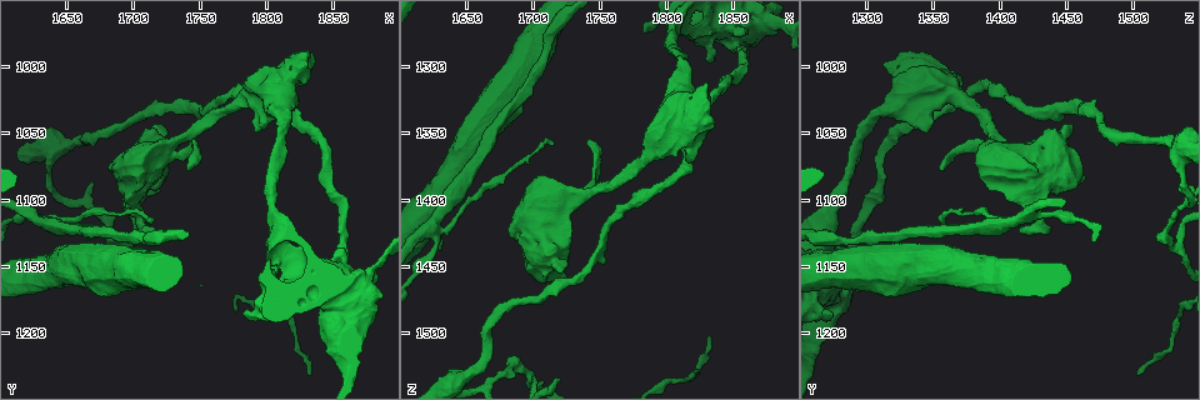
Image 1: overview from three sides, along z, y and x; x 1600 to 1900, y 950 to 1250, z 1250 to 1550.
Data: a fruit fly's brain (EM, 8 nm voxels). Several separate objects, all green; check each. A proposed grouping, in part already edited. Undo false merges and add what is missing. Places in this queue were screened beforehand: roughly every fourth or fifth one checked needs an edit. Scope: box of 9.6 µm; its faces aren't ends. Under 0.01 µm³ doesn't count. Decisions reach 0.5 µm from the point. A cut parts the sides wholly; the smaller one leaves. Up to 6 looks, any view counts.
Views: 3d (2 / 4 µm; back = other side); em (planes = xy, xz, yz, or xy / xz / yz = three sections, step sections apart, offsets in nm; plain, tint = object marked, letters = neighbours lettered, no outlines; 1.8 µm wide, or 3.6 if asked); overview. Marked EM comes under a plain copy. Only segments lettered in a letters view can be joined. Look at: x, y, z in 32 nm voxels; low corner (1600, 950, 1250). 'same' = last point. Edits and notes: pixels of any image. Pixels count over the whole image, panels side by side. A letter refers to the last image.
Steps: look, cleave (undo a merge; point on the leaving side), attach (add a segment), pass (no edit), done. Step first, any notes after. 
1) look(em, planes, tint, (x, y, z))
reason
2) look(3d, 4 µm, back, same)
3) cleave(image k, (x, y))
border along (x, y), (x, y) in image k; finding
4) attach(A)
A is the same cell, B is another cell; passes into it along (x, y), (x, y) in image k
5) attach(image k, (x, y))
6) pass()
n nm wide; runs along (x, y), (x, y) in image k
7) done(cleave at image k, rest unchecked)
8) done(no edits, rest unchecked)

look(3d, 4 µm, (1788, 1022, 1364))
side arm on a straight run

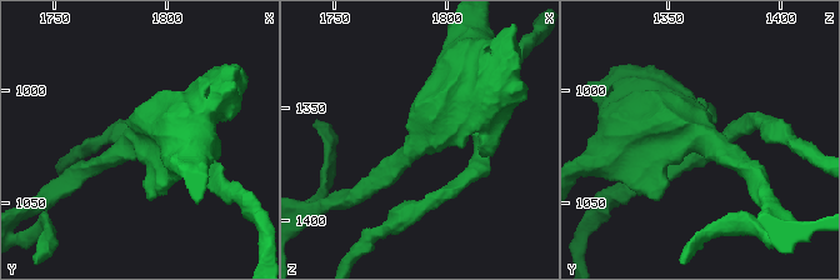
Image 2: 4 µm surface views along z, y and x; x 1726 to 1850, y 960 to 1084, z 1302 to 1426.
look(em, 3.6 µm, yz, step 4, tint, (1789, 1021, 1365))
3 arms; arms of 260, 260, 750 nm

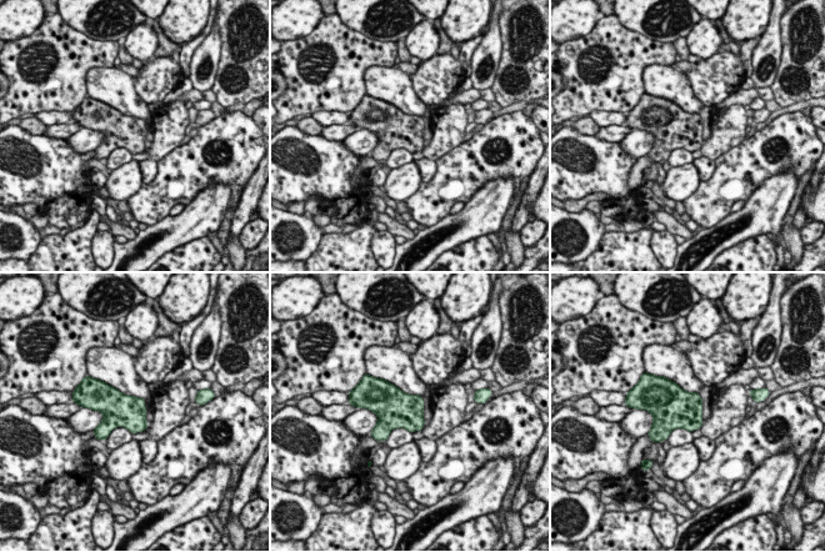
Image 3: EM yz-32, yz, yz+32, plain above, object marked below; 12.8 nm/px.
look(em, 3.6 µm, planes, letters, same)
another direction

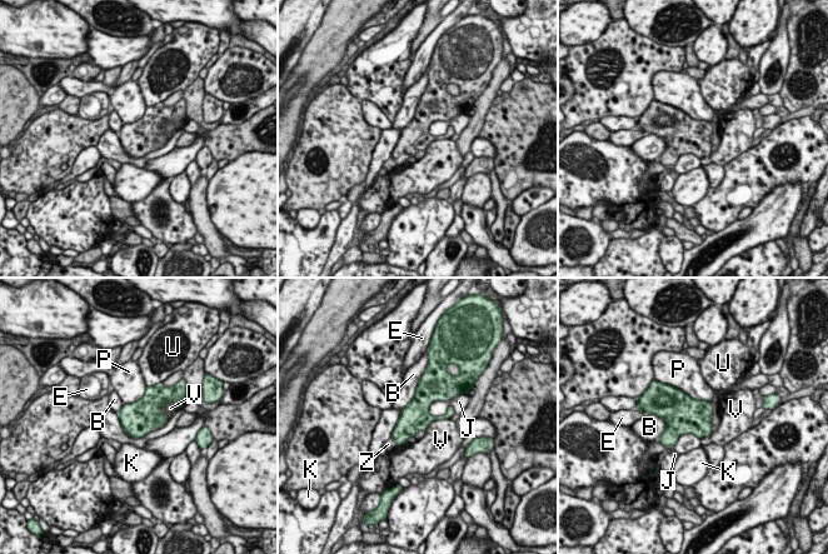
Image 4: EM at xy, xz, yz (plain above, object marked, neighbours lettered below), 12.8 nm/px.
pass()
B, E, J, K, P, U, V and Z are other cells; border along (173, 399), (161, 405), (166, 419) in image 4; all the same neuron

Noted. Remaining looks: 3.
look(3d, 4 µm, (1714, 1124, 1412))

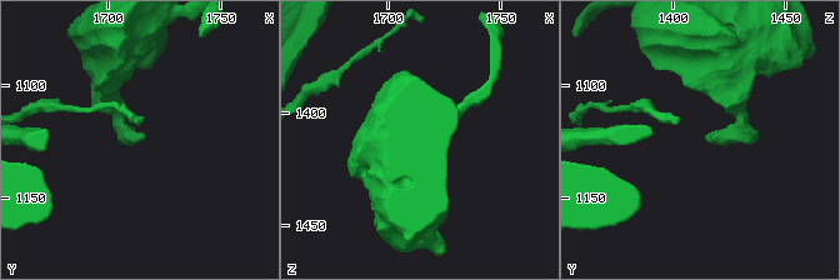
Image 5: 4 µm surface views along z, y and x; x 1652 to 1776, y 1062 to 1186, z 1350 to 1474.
look(em, planes, letters, (1715, 1123, 1414))

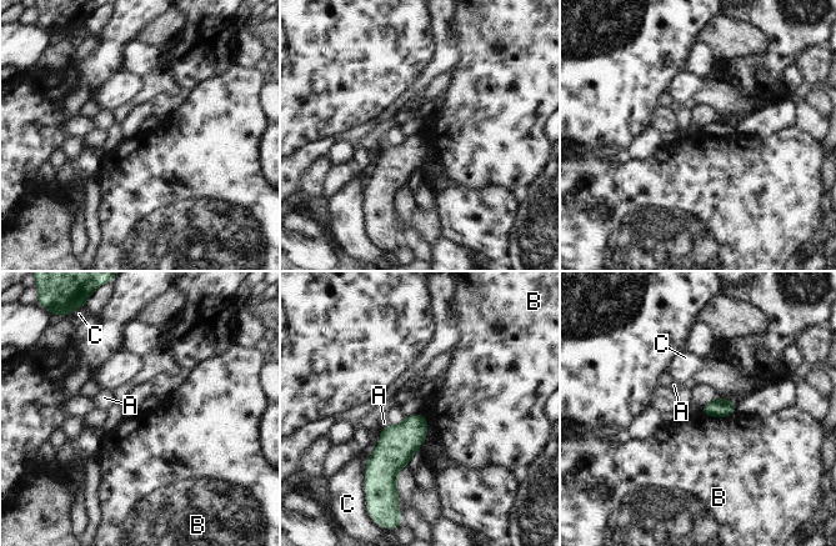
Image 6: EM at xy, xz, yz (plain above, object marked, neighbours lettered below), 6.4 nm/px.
pass()
A, B and C are other cells; border along (421, 412), (426, 439), (419, 447) in image 6; none of them fits

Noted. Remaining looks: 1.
look(em, planes, letters, (1782, 1190, 1274))
free end

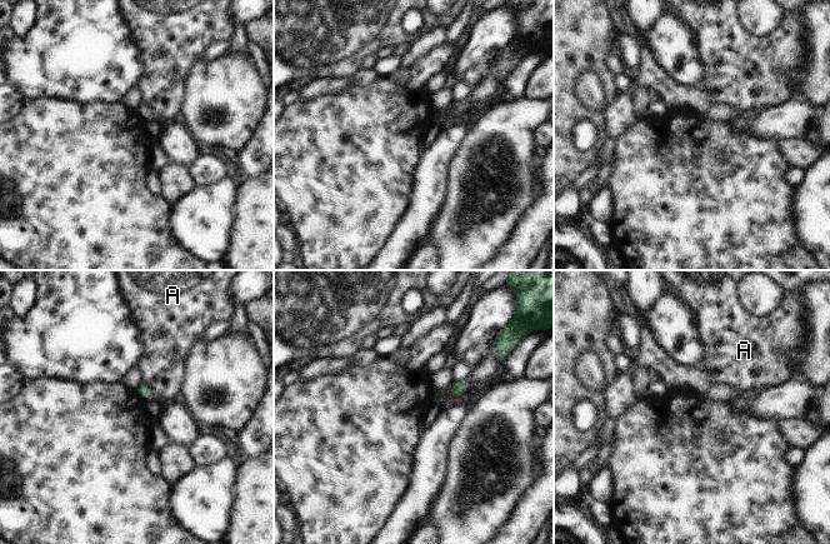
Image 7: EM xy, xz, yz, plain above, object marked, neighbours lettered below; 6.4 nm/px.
pass()
A is another cell; border along (141, 382), (149, 388), (153, 398) in image 7; no lettered segment goes on from it

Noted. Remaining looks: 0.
done(no edits, rest unchecked)

